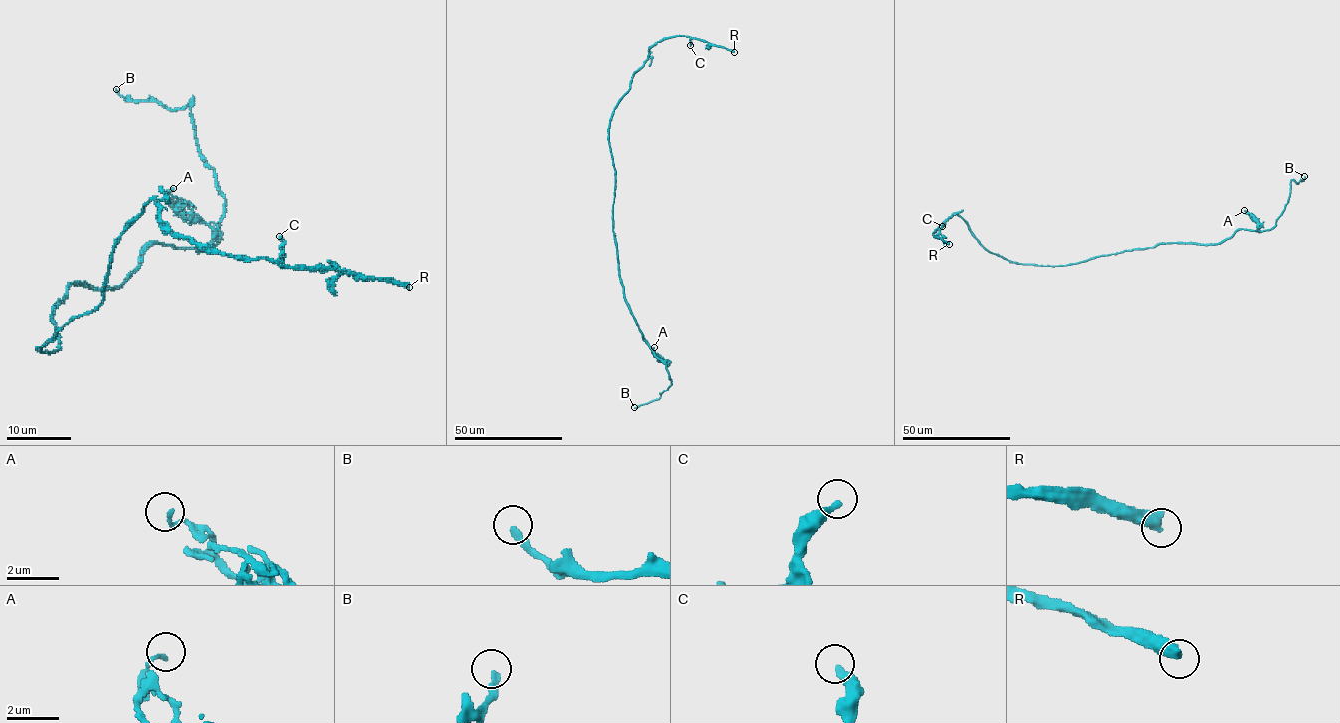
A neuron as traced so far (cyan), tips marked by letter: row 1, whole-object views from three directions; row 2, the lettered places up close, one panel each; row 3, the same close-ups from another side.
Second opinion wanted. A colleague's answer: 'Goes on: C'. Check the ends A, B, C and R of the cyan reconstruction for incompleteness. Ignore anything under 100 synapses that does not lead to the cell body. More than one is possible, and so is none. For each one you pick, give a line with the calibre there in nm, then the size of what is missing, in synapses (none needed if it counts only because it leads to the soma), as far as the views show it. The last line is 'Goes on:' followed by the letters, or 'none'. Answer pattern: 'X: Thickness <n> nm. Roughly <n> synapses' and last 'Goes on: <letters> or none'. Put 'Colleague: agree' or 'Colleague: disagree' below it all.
R: Thickness 500 nm. Roughly 350 synapses
Goes on: R
Colleague: disagree

